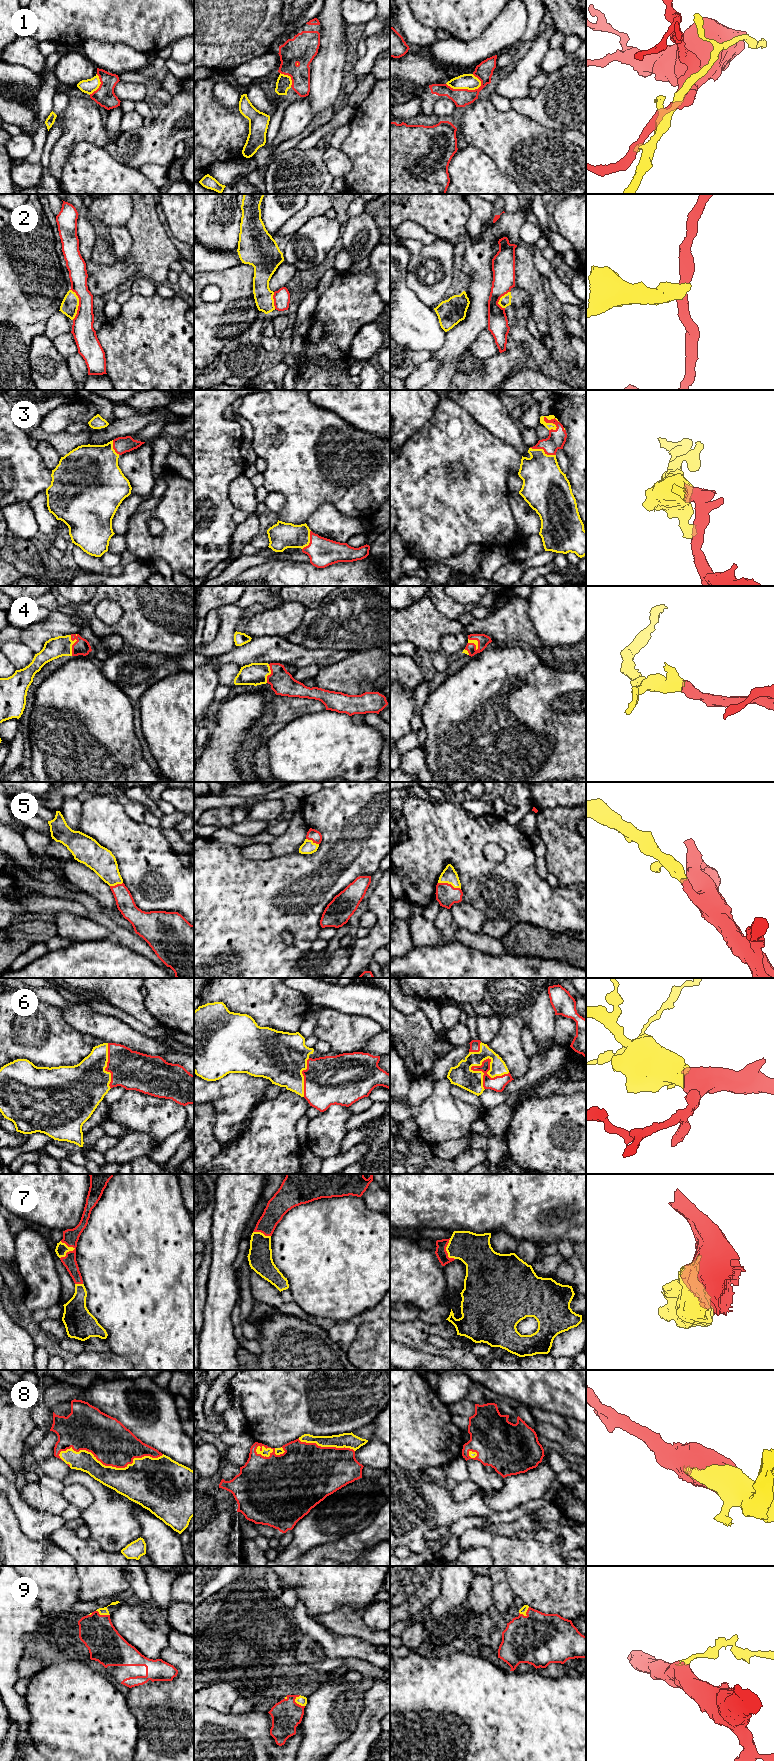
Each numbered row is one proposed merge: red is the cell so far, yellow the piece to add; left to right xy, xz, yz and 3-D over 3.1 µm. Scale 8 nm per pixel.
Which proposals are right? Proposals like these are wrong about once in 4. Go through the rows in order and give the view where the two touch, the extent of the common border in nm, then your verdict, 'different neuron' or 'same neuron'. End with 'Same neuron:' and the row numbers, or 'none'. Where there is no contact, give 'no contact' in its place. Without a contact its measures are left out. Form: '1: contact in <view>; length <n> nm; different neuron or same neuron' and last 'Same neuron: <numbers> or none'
1: contact in yz; length 280 nm; different neuron
2: contact in xy; length 240 nm; different neuron
3: contact in yz; length 150 nm; same neuron
4: contact in xy; length 170 nm; same neuron
5: contact in yz; length 190 nm; same neuron
6: contact in yz; length 320 nm; same neuron
7: contact in xy; length 150 nm; same neuron
8: contact in xy; length 850 nm; same neuron
9: contact in xz; length 110 nm; same neuron
Same neuron: 3, 4, 5, 6, 7, 8, 9

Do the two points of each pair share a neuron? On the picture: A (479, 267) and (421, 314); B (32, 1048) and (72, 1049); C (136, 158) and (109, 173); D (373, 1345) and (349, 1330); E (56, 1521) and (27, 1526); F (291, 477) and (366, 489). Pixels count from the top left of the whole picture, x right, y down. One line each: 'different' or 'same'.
A: different
B: same
C: different
D: different
E: same
F: same

